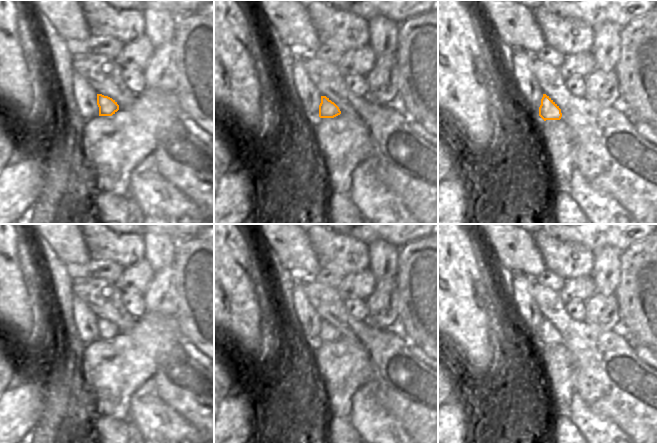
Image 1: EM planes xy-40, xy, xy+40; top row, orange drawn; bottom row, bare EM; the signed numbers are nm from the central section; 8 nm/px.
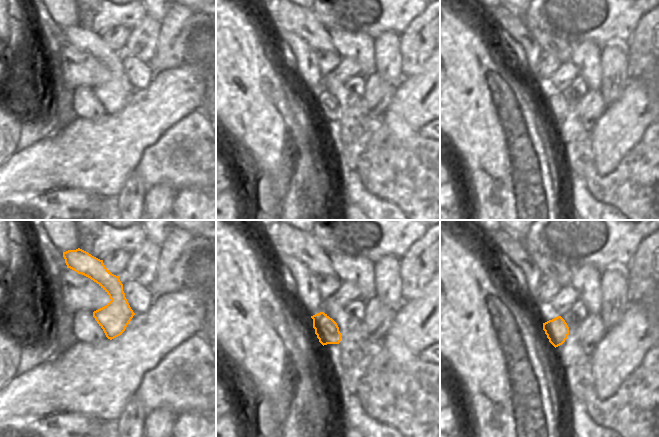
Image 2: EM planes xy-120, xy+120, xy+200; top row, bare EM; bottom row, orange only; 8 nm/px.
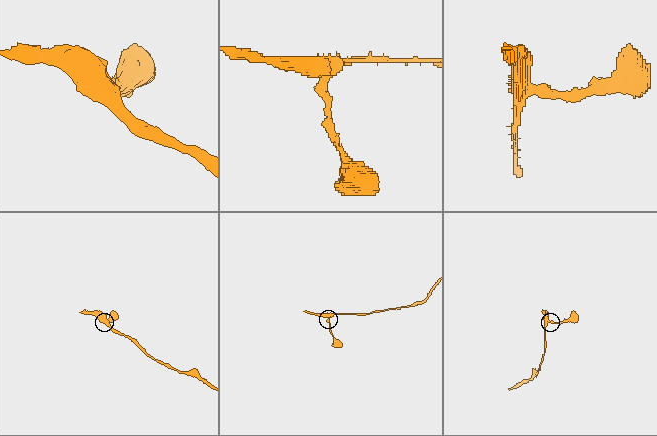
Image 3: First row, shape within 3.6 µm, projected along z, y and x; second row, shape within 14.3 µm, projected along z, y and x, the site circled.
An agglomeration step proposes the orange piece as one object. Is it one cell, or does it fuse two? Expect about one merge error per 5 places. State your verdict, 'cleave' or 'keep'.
keep

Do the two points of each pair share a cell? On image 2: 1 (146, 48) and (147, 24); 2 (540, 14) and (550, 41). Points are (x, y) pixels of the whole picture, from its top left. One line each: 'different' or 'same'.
1: same
2: different

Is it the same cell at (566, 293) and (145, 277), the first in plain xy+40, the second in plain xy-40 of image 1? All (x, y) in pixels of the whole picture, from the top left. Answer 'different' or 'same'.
same

